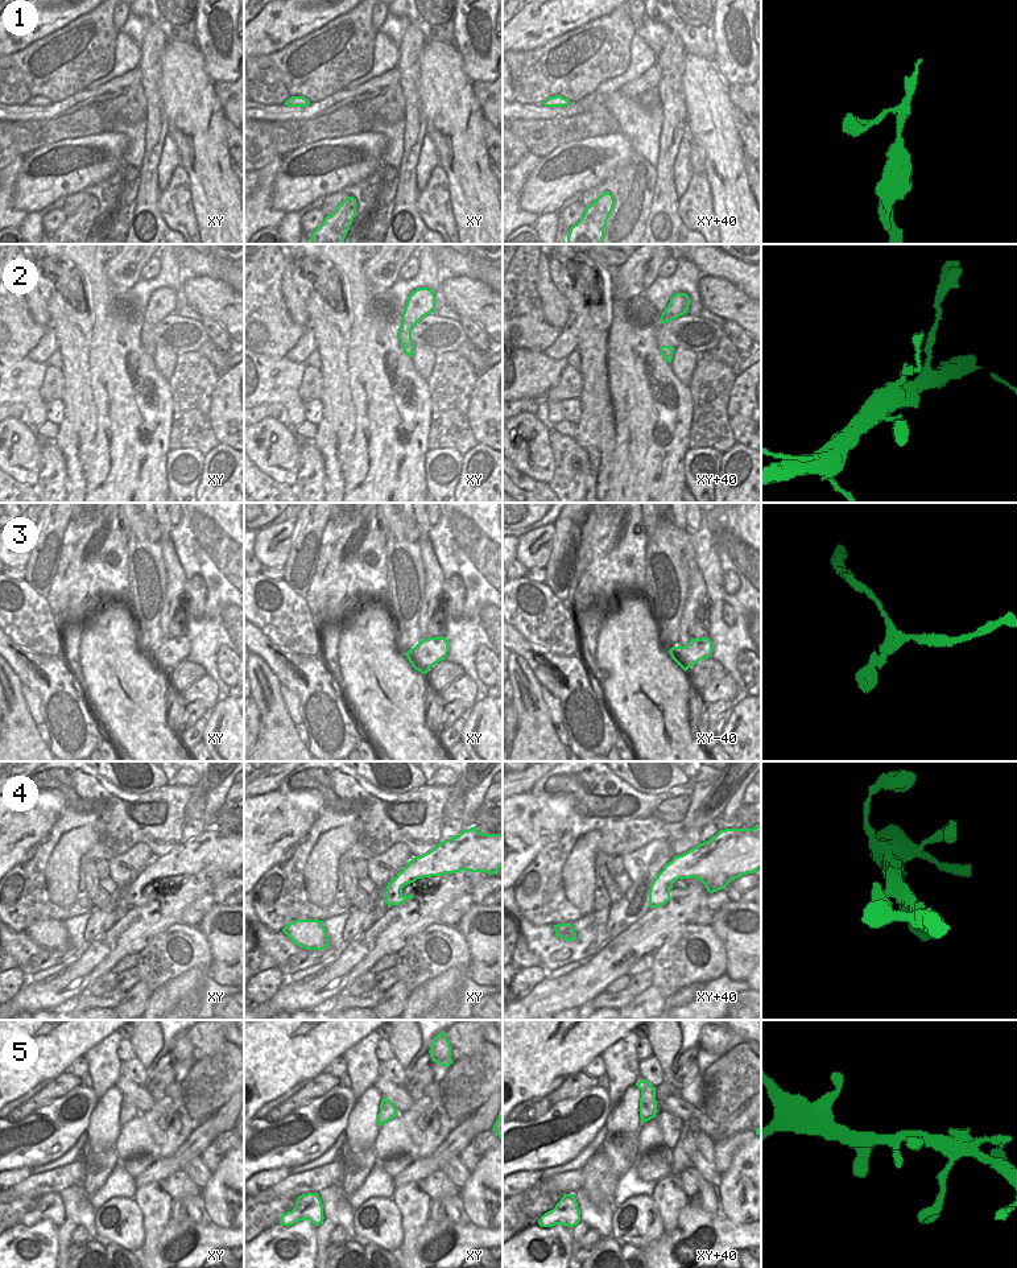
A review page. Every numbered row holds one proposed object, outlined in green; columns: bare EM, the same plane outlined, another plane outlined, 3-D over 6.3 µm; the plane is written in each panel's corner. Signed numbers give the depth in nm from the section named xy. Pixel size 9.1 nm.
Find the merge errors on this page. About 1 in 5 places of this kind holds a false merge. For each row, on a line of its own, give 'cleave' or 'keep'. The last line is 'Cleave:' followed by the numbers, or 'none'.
1: keep
2: keep
3: keep
4: keep
5: keep
Cleave: none

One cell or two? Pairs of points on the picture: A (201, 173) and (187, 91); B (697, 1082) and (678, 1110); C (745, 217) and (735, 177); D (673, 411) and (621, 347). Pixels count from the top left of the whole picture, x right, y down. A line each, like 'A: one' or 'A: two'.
A: one
B: two
C: one
D: one

